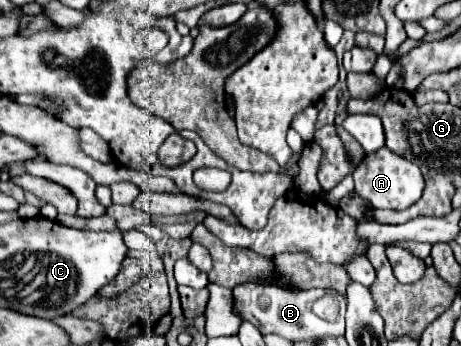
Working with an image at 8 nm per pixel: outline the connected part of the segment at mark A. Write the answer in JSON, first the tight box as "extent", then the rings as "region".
{"extent":[353,148,425,210],"region":[[[379,148],[371,154],[365,154],[365,158],[359,162],[359,166],[353,172],[355,180],[355,194],[359,194],[363,200],[367,200],[373,208],[391,208],[391,210],[405,210],[413,206],[425,188],[423,174],[417,164],[409,162],[403,156],[397,156],[389,148]]]}

